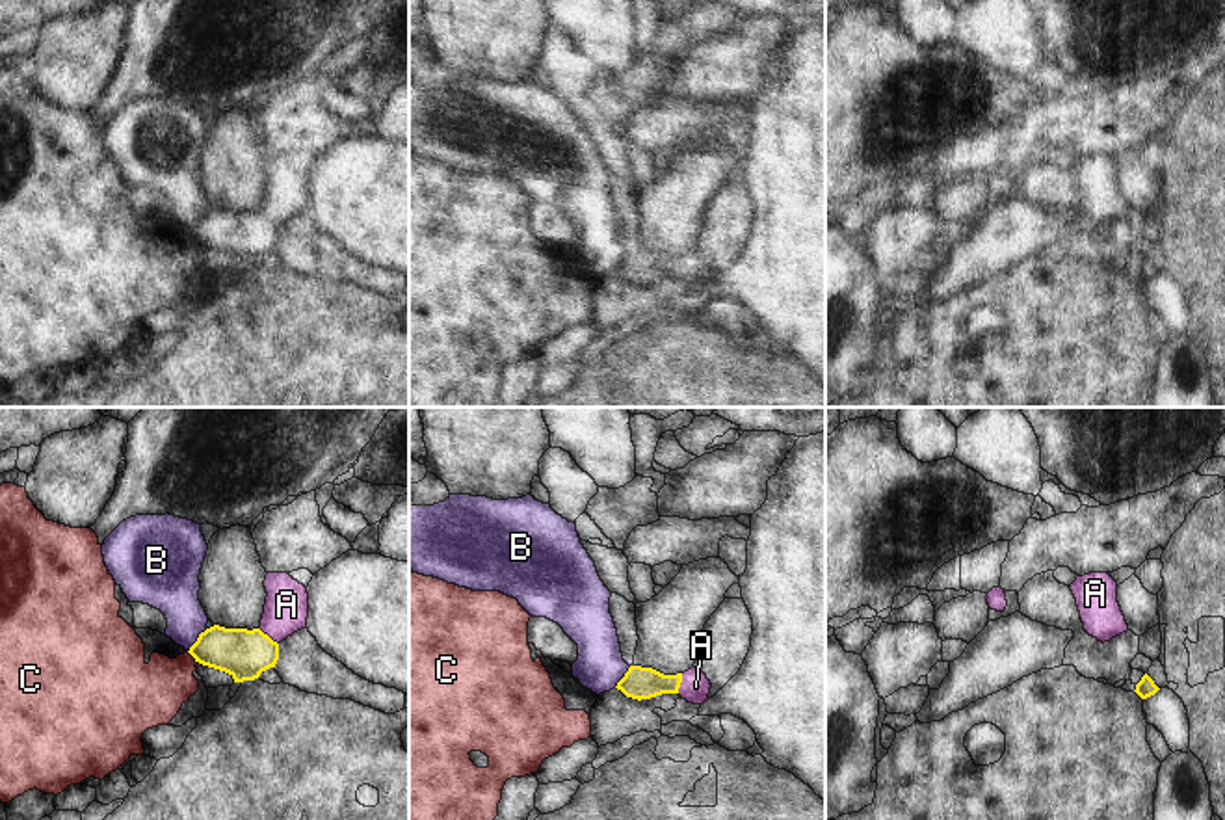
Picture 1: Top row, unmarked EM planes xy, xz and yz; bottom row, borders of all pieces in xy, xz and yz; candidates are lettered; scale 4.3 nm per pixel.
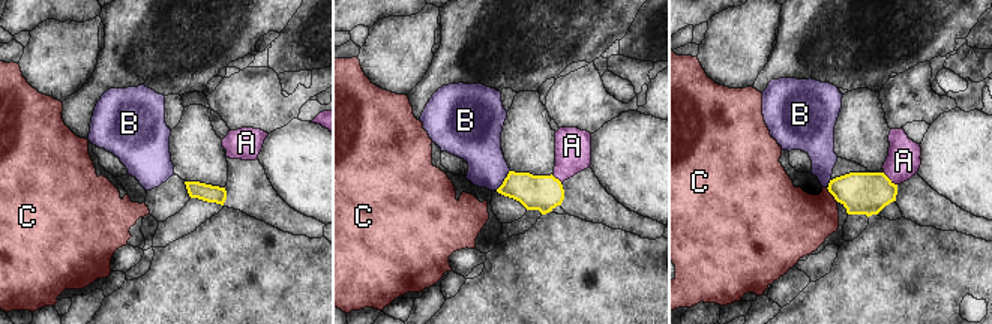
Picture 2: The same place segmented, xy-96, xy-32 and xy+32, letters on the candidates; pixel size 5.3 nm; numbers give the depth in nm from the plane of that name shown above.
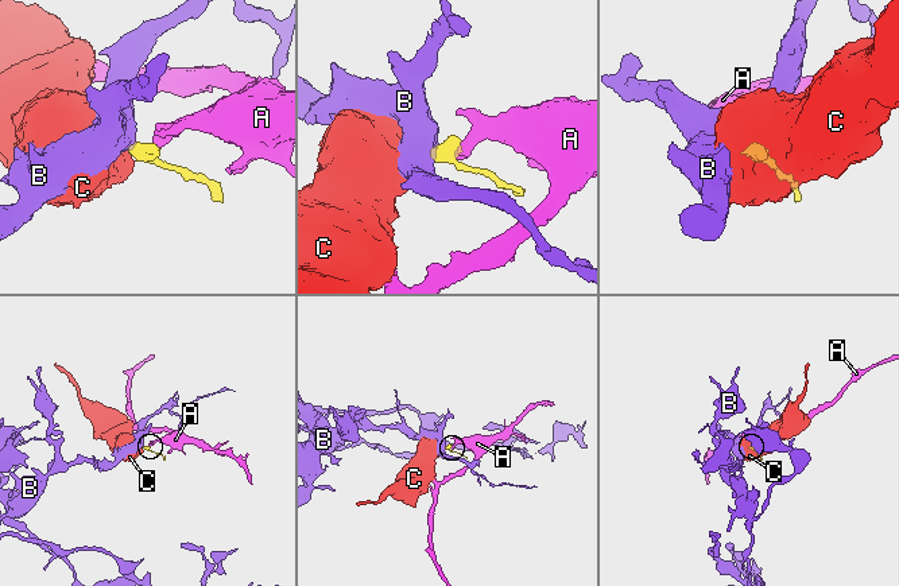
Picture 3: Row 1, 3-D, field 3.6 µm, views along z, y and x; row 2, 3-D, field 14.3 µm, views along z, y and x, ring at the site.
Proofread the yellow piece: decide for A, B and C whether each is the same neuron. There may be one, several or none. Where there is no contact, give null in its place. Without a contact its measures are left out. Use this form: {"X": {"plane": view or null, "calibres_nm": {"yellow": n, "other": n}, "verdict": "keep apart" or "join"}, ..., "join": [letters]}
{"A": {"plane": "xy", "calibres_nm": {"yellow": 220, "other": 190}, "verdict": "join"}, "B": {"plane": "xy", "calibres_nm": {"yellow": 220, "other": 220}, "verdict": "keep apart"}, "C": {"plane": "xy", "calibres_nm": {"yellow": 220, "other": 280}, "verdict": "keep apart"}, "join": ["A"]}

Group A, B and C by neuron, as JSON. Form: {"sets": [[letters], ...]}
{"sets": [["A"], ["B"], ["C"]]}

